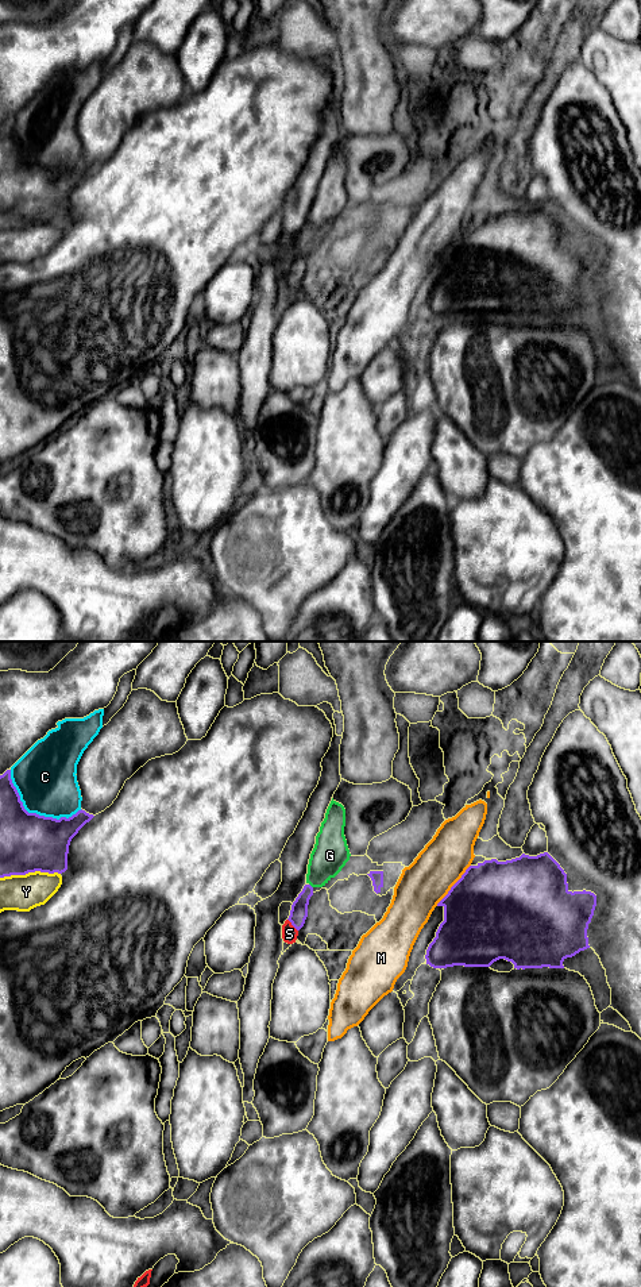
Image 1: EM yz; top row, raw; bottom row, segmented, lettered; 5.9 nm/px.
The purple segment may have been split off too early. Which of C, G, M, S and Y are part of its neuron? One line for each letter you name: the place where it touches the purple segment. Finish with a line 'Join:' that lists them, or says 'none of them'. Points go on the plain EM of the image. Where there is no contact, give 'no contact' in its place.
S: meets purple in yz at (292, 276)
Join: S

